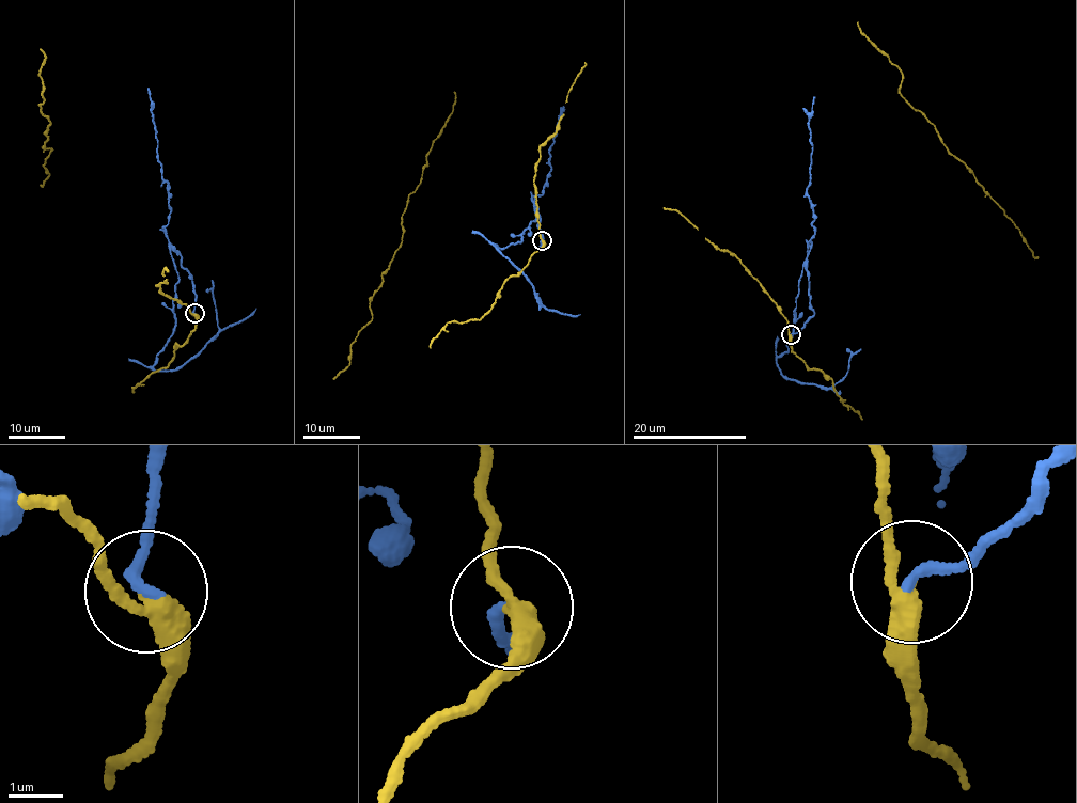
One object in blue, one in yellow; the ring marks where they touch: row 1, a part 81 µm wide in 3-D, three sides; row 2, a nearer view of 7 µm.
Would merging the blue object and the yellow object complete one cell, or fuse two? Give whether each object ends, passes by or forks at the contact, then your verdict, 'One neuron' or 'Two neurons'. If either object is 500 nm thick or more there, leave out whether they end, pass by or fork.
At the ring blue ends. At the ring yellow passes by. Two neurons

